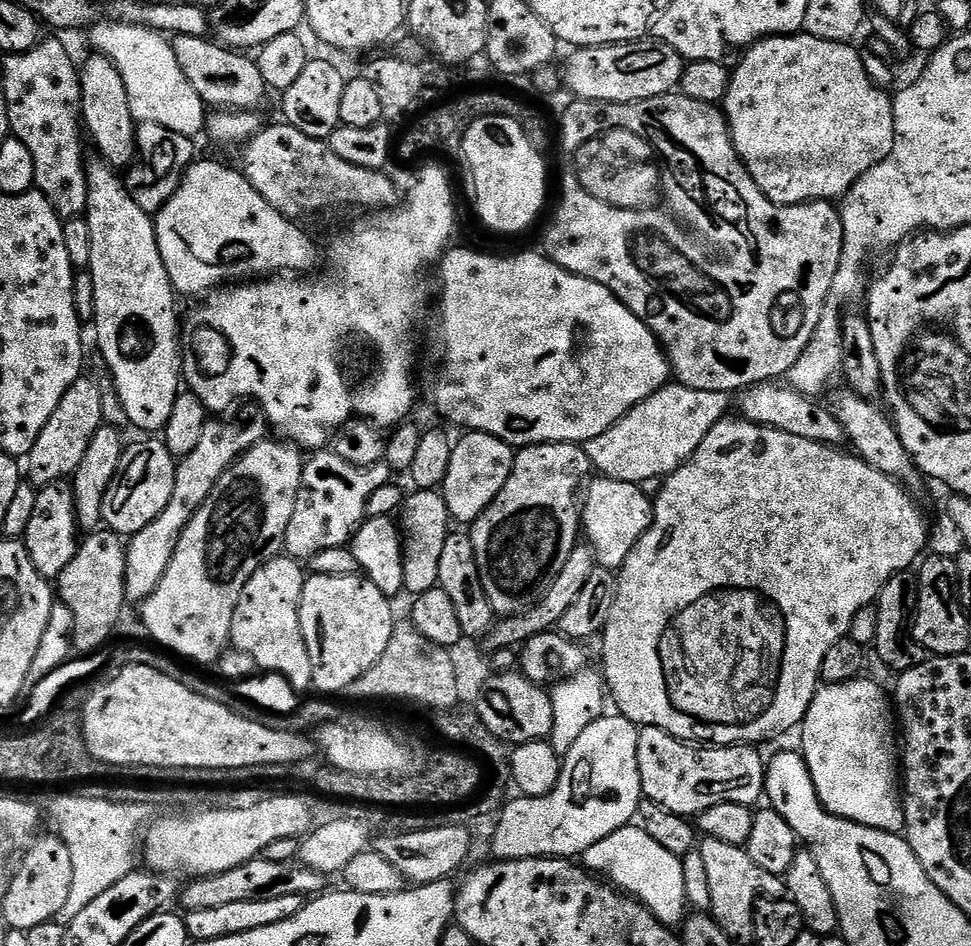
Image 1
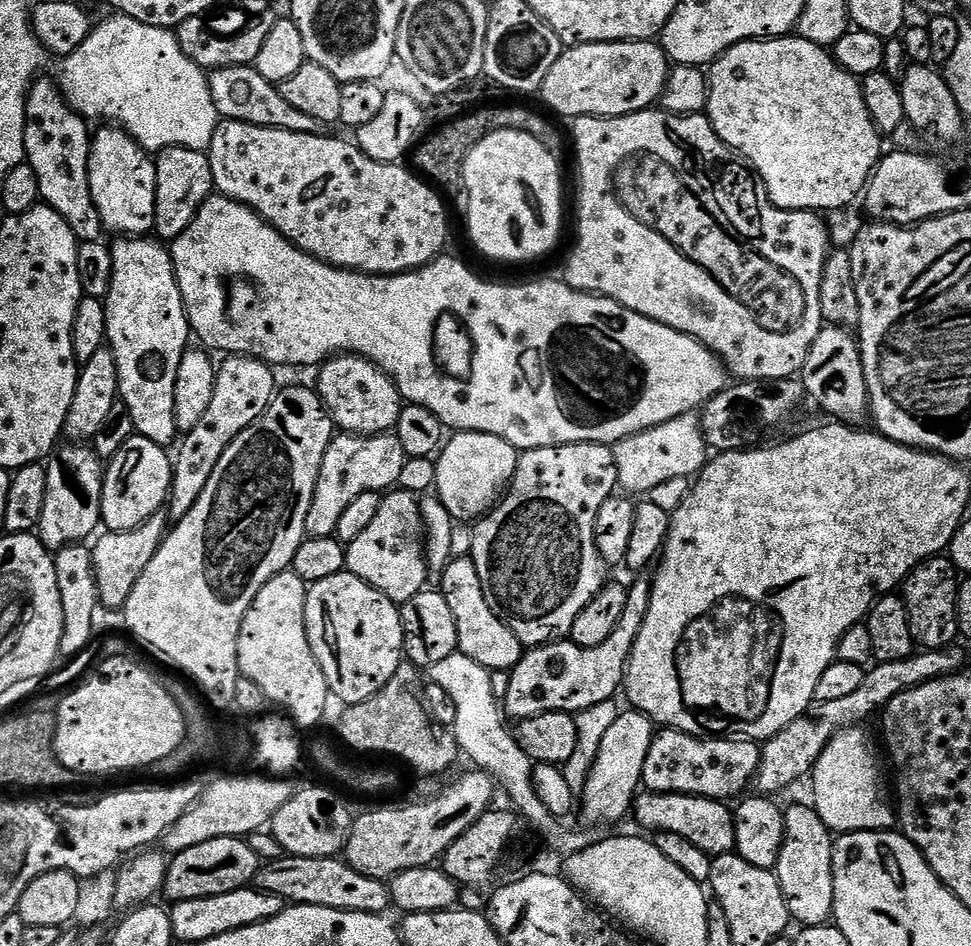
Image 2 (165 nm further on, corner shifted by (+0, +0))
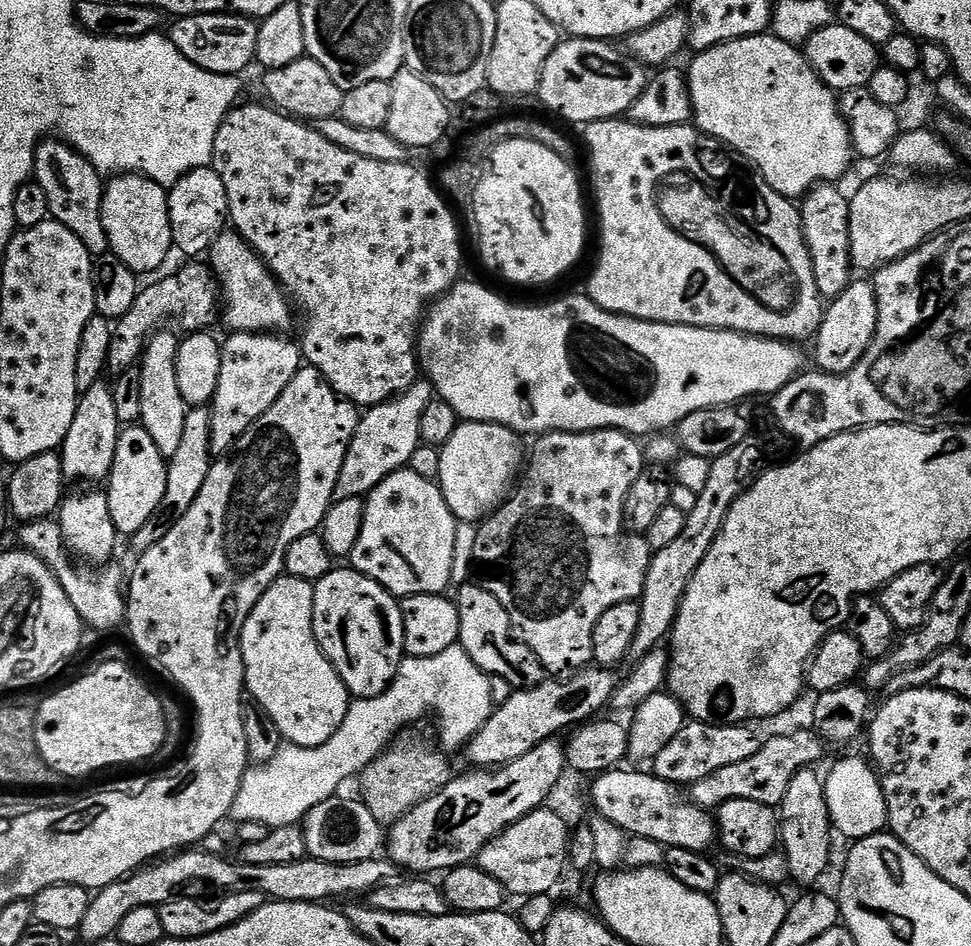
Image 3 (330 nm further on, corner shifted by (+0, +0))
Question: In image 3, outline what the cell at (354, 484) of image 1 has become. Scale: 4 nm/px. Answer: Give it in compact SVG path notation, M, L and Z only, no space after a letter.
M418 382L393 400L375 404L361 415L360 425L352 435L342 470L338 474L335 499L364 498L379 486L390 474L408 468L414 450L420 447L418 422L422 422L422 410L434 398L434 389L427 382Z

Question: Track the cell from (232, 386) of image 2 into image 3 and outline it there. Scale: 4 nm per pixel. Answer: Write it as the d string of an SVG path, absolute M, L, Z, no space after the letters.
M232 332L229 337L228 341L223 341L220 349L222 370L218 374L218 390L214 390L214 398L208 408L210 450L216 458L229 452L238 442L238 438L242 438L242 434L246 434L246 430L250 430L250 426L254 426L254 422L258 422L258 418L262 418L262 414L270 410L274 402L278 402L282 390L290 386L294 374L298 374L302 367L301 345L297 341L295 344L292 340L284 340L288 338L283 335L270 332Z

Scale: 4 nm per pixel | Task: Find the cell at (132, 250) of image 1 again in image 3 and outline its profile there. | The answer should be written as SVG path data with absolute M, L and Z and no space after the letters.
M160 330L149 339L144 346L144 355L138 361L138 371L142 378L142 414L140 424L154 438L154 446L166 458L178 450L182 443L182 429L186 426L186 414L190 405L182 398L182 390L178 390L176 377L176 355L180 349L180 340L172 332Z

